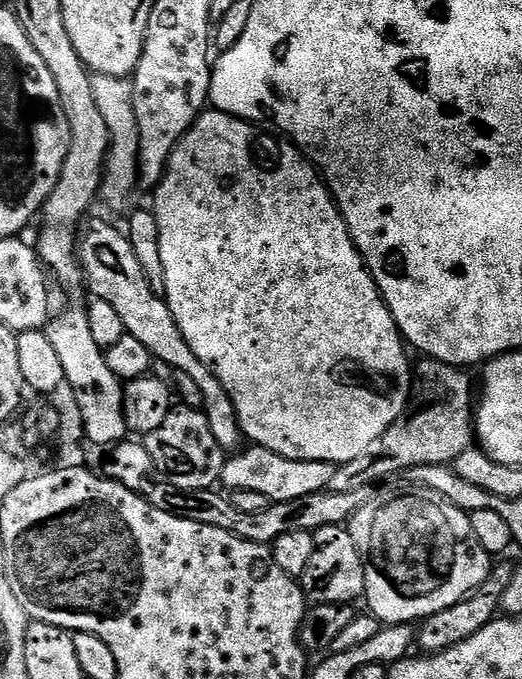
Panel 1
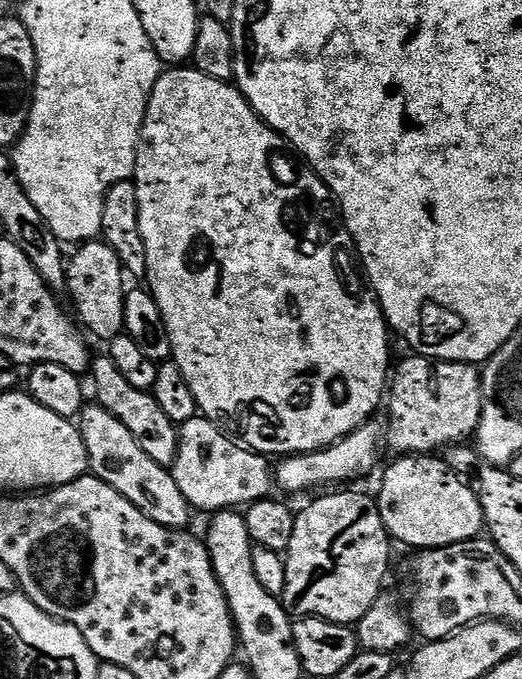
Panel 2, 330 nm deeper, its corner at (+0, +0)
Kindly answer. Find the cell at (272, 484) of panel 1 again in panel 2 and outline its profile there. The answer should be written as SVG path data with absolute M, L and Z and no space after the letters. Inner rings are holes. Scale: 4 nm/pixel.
M197 414L193 420L179 425L178 435L180 445L176 447L176 463L170 471L178 490L182 490L182 498L193 509L201 508L207 514L240 510L273 491L274 472L269 457L241 446L212 421Z

